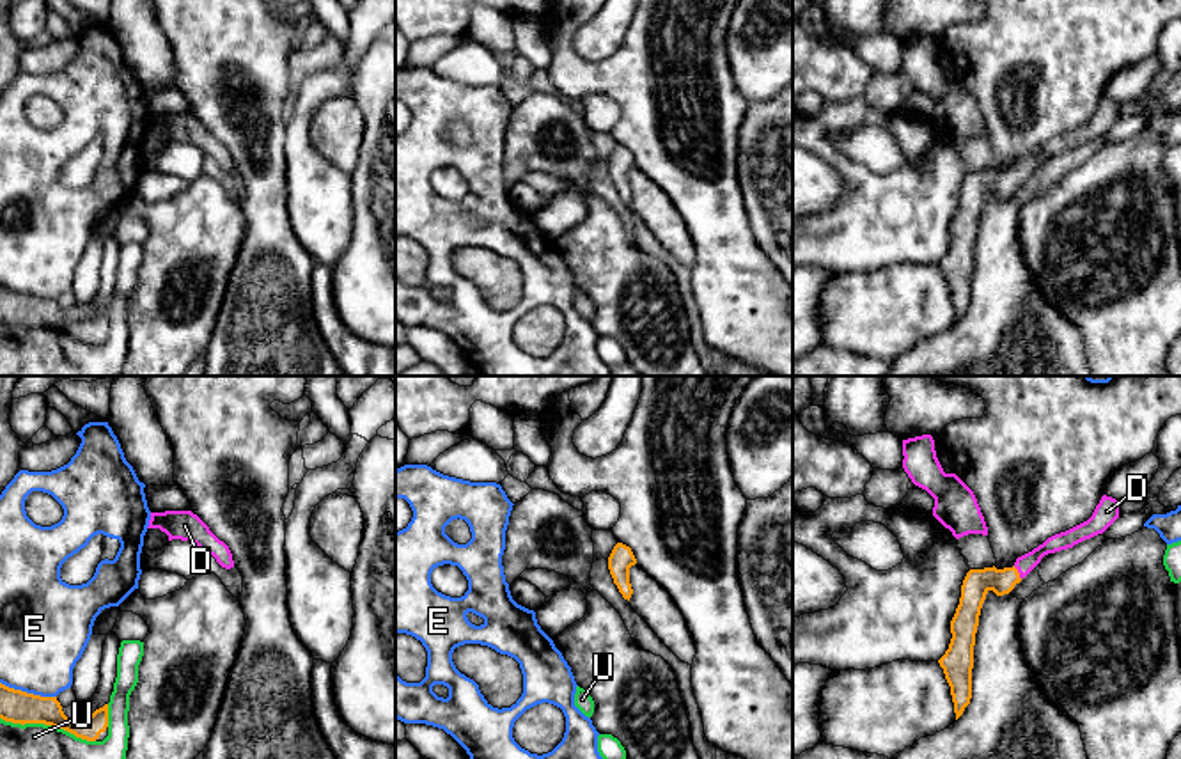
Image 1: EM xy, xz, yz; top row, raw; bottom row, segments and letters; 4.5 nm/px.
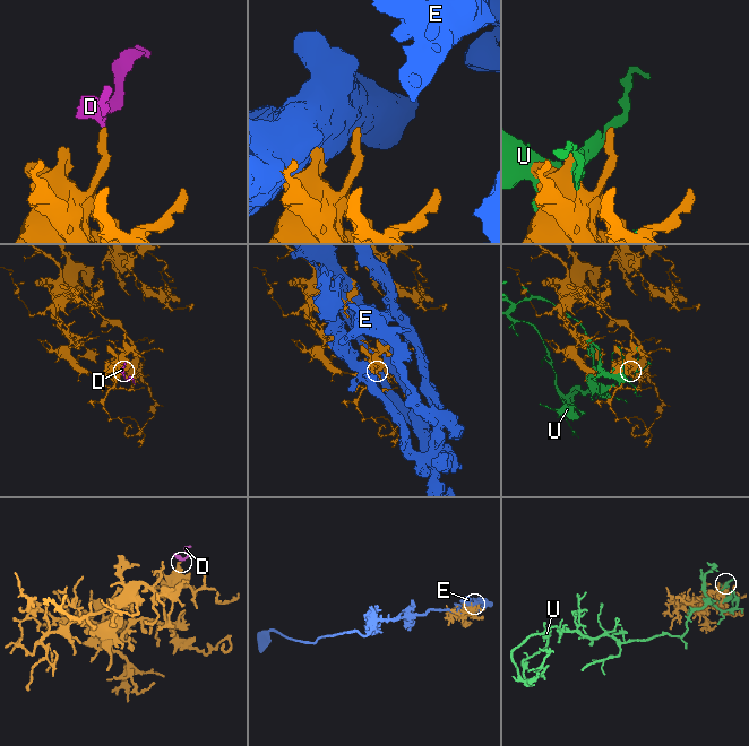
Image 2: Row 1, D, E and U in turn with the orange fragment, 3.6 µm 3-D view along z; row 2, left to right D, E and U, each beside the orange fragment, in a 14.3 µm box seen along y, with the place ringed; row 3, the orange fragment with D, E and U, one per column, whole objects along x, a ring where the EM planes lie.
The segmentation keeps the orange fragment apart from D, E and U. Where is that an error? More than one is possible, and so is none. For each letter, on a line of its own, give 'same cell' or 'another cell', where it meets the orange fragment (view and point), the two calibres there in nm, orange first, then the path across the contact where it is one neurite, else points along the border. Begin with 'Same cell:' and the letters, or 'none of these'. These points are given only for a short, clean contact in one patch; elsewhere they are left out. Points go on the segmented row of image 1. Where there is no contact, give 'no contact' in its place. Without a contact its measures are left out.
Same cell: D
D: same cell | yz (1018, 573) | 120/80 nm | across yz (977, 582), (1004, 580), (1018, 573), (1041, 550), (1059, 541)
E: another cell | xy (29, 694) | 150/380 nm
U: another cell | xy (48, 724) | 150/160 nm

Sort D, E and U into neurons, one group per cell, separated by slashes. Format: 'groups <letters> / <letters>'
groups D / E / U

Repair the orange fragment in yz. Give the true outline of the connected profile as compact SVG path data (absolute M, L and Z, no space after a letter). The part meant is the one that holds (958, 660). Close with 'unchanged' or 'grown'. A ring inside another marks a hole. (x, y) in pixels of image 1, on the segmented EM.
M1103 495L1092 516L1060 534L1048 537L1032 552L1016 559L1013 567L970 569L961 585L961 598L950 621L950 644L938 660L950 686L956 720L963 715L972 699L974 646L979 626L979 615L986 594L1009 594L1044 555L1073 548L1075 544L1103 534L1119 518L1119 500Z | grown

